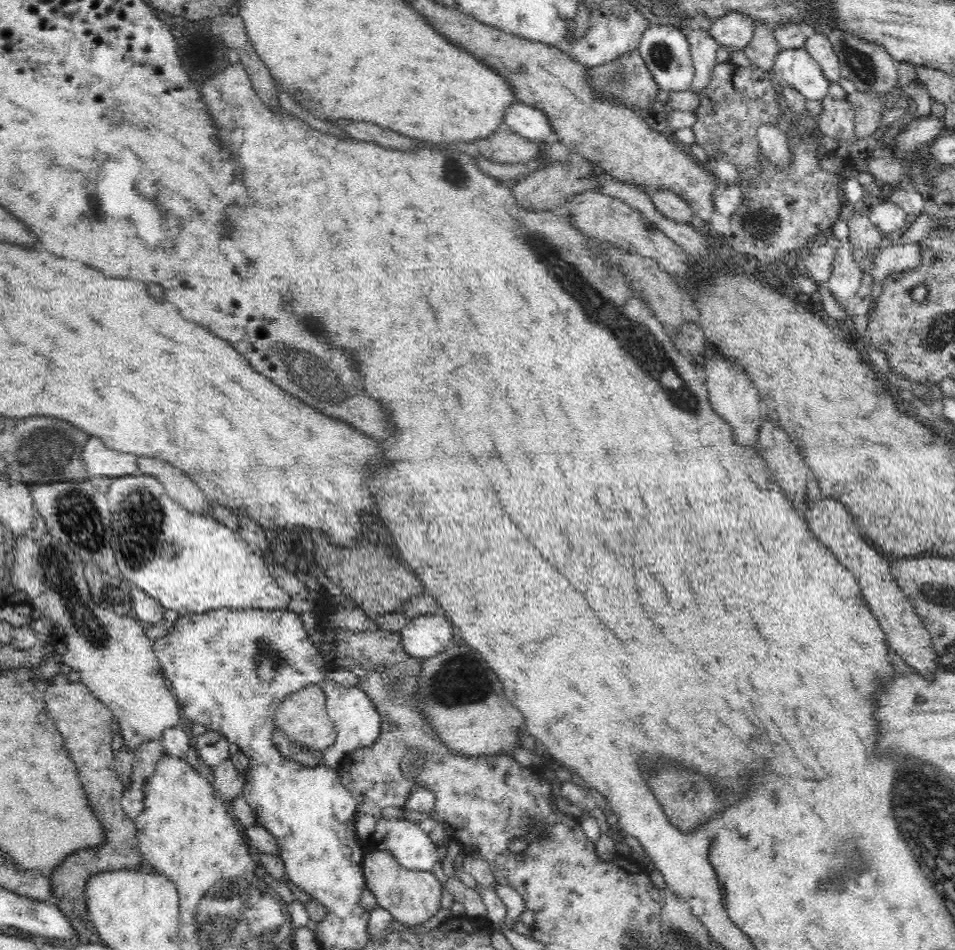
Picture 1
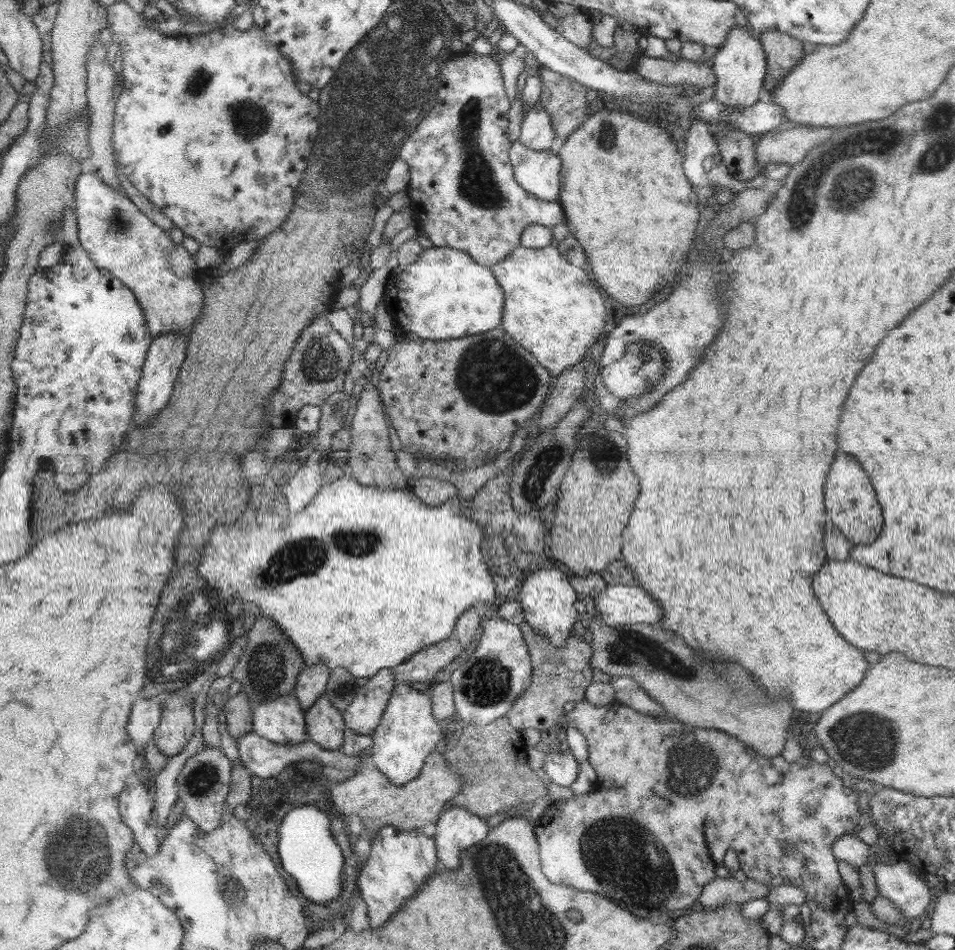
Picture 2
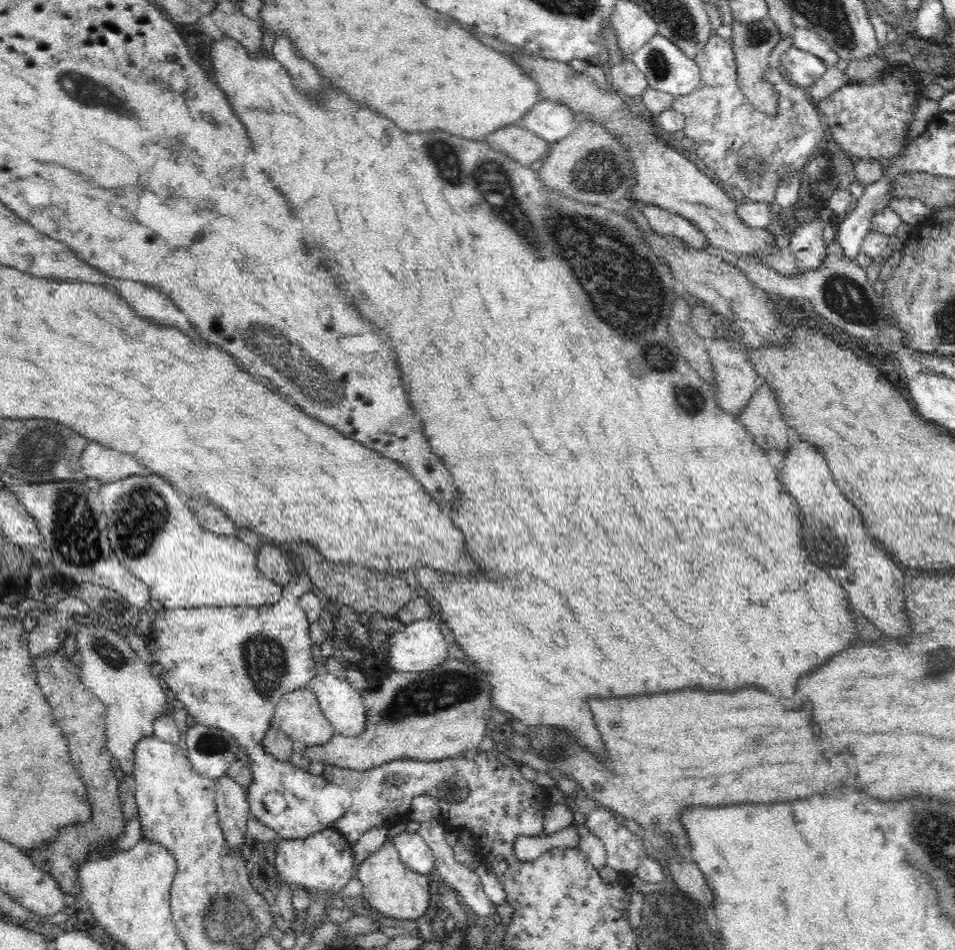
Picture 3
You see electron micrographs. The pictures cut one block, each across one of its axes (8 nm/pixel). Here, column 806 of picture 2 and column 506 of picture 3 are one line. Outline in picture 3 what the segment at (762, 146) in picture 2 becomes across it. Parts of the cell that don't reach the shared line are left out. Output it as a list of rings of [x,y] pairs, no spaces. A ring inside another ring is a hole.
[[[520,124],[500,128],[487,134],[484,140],[490,147],[510,155],[512,159],[525,166],[544,159],[551,146],[532,131],[524,129]]]

